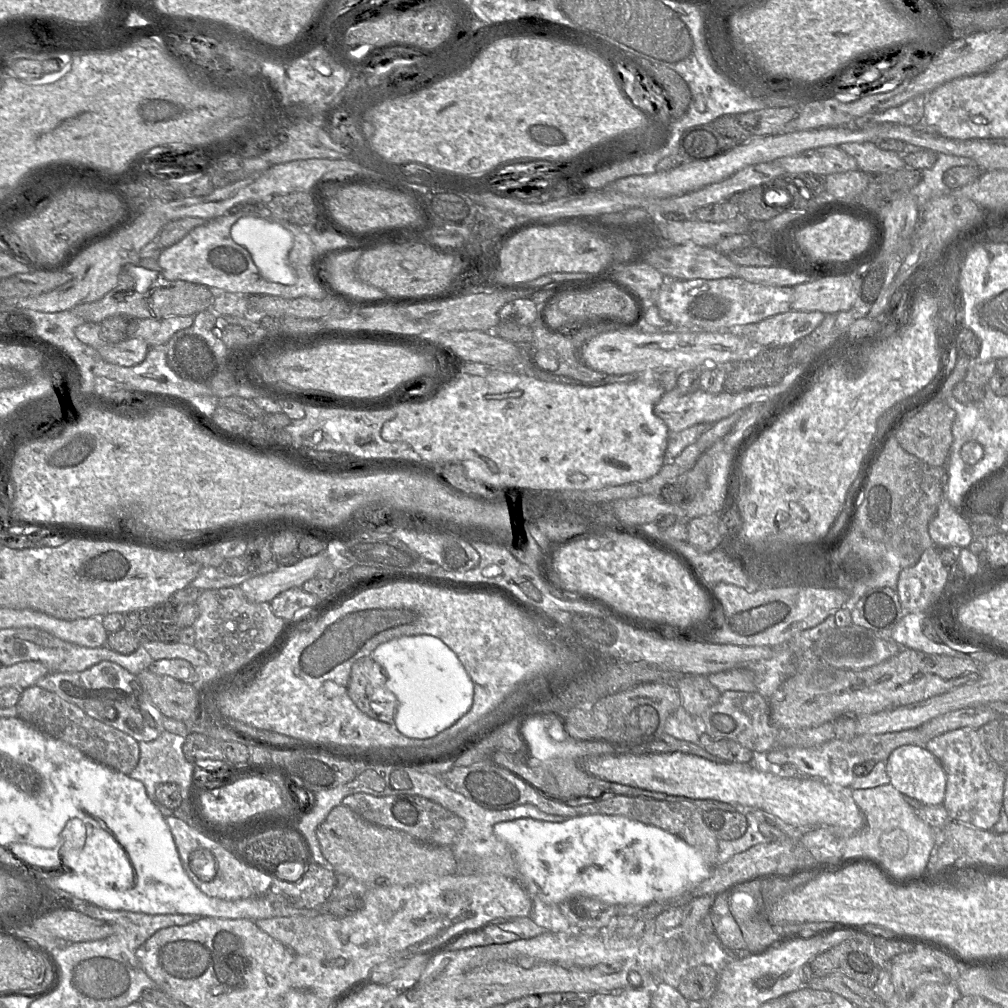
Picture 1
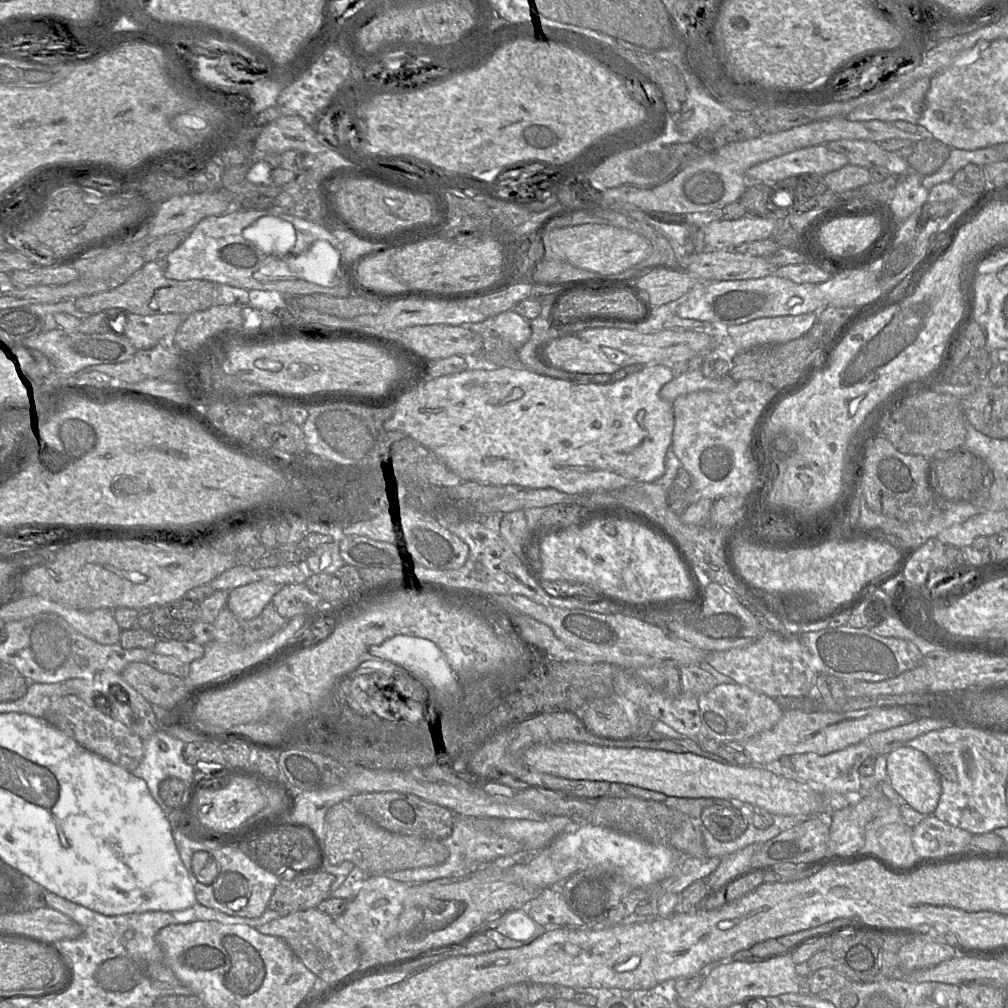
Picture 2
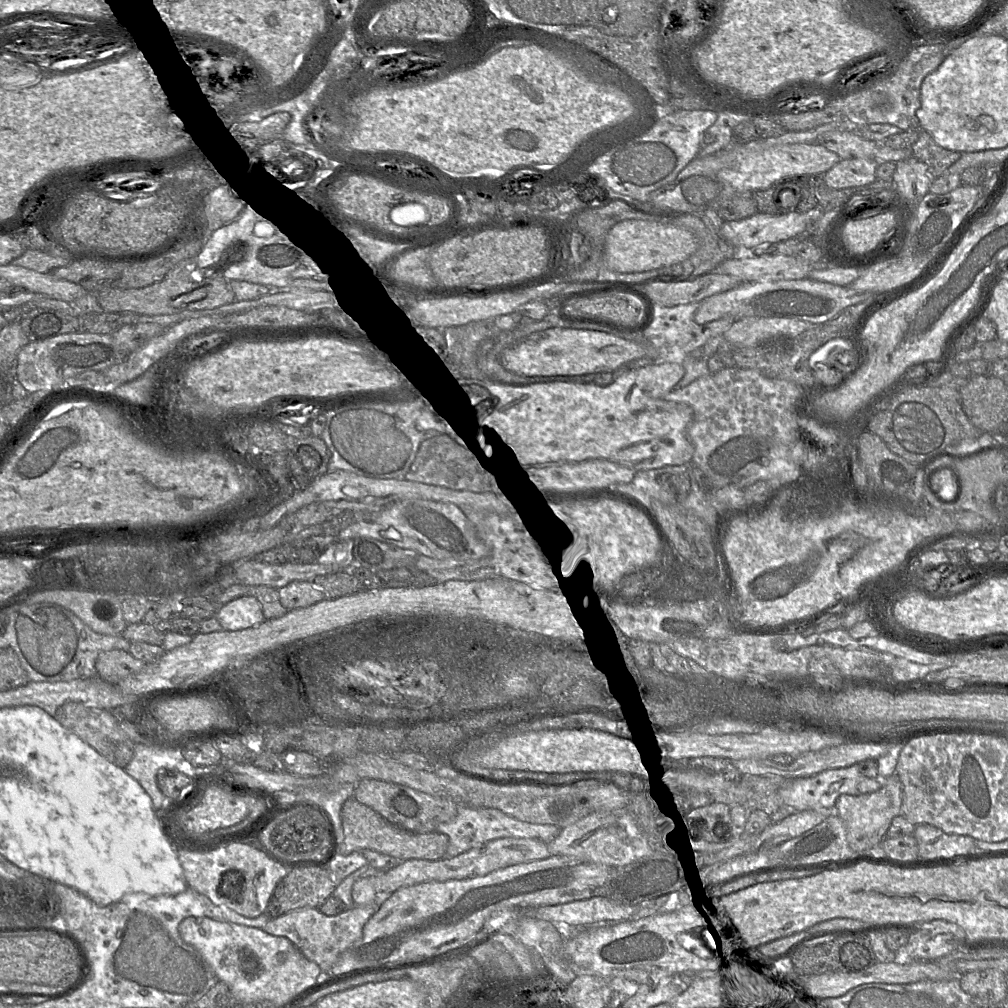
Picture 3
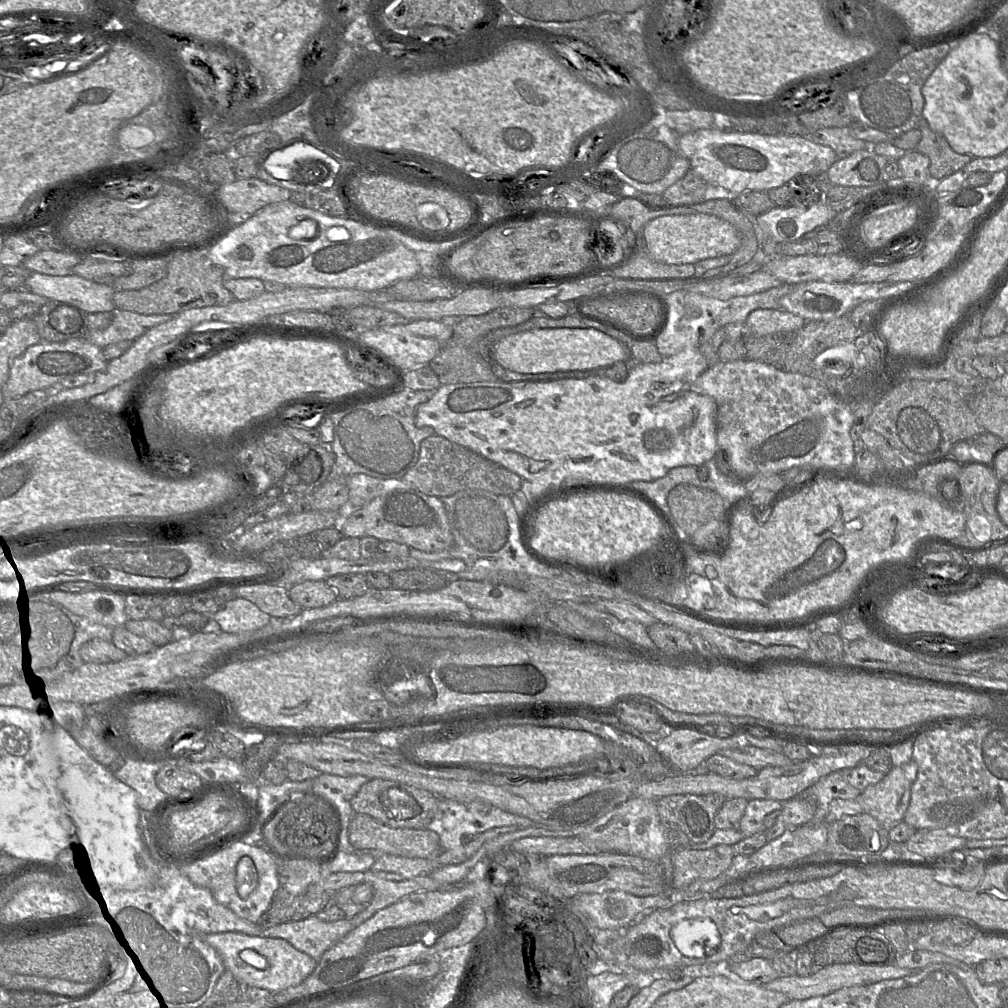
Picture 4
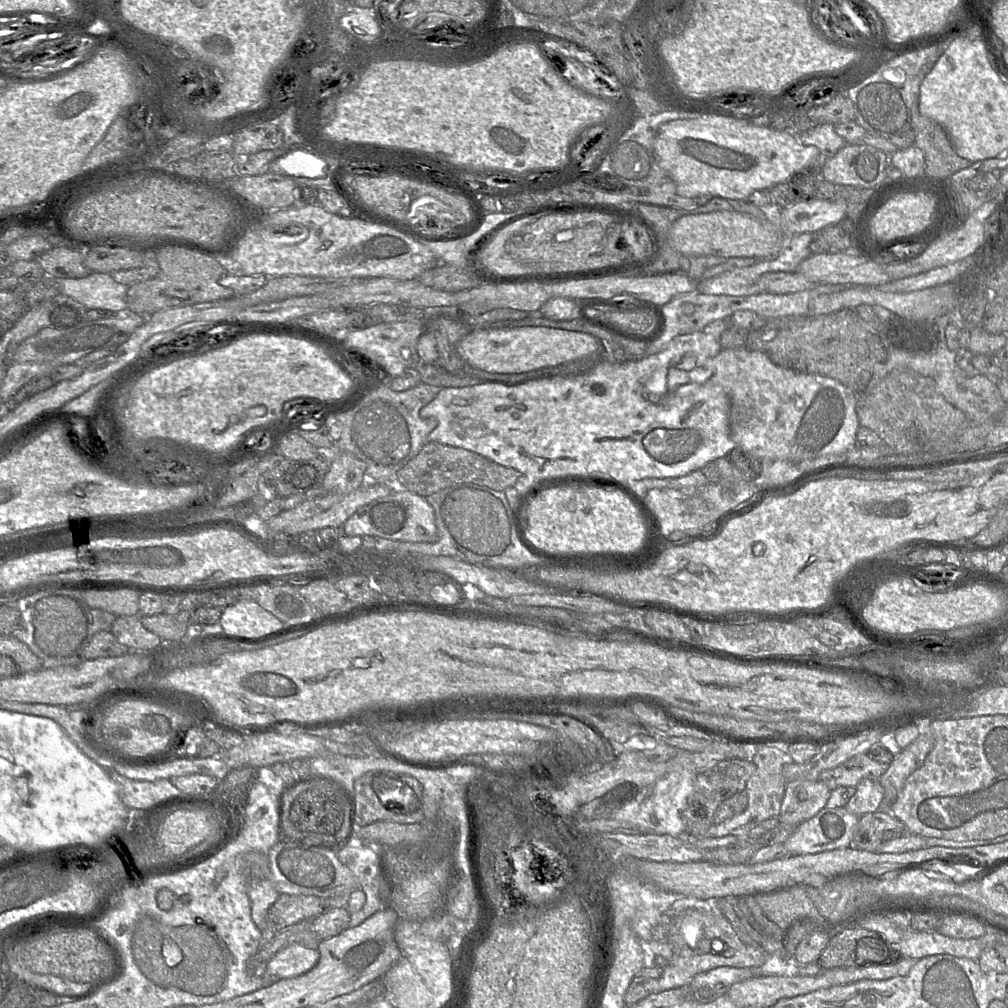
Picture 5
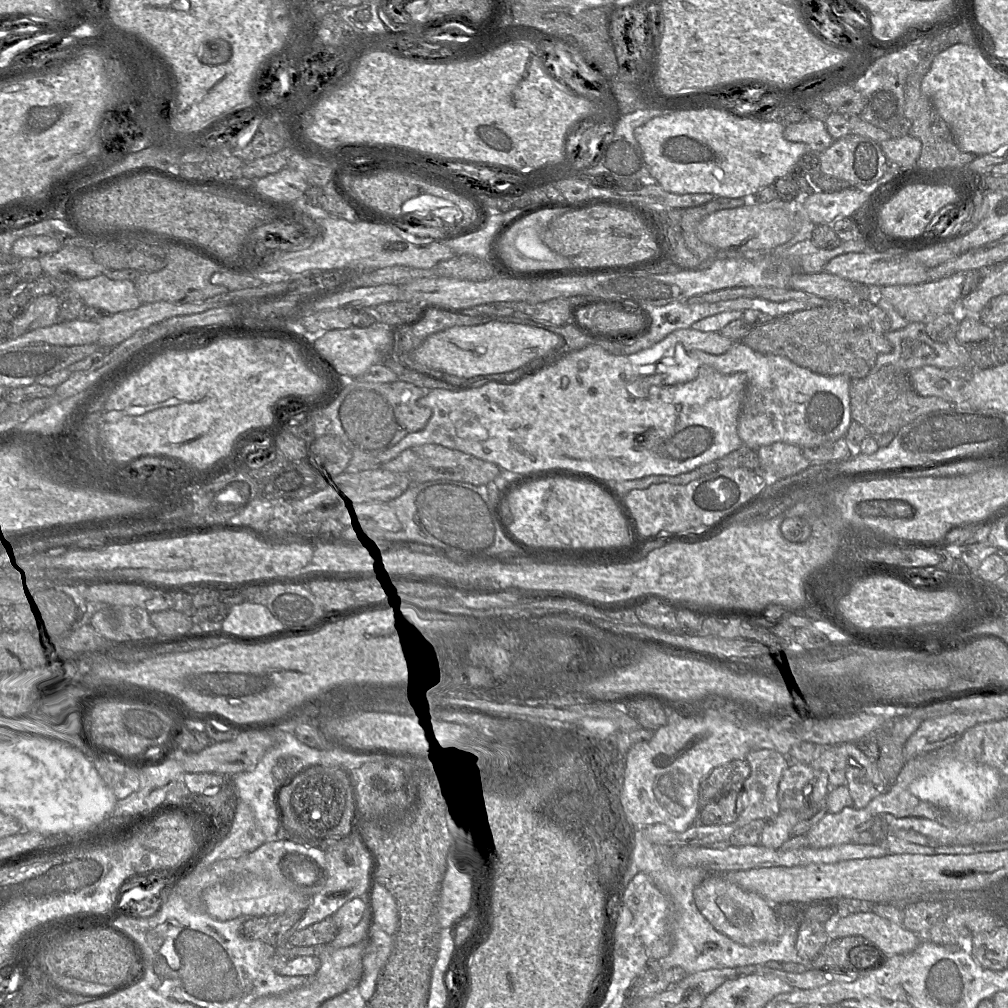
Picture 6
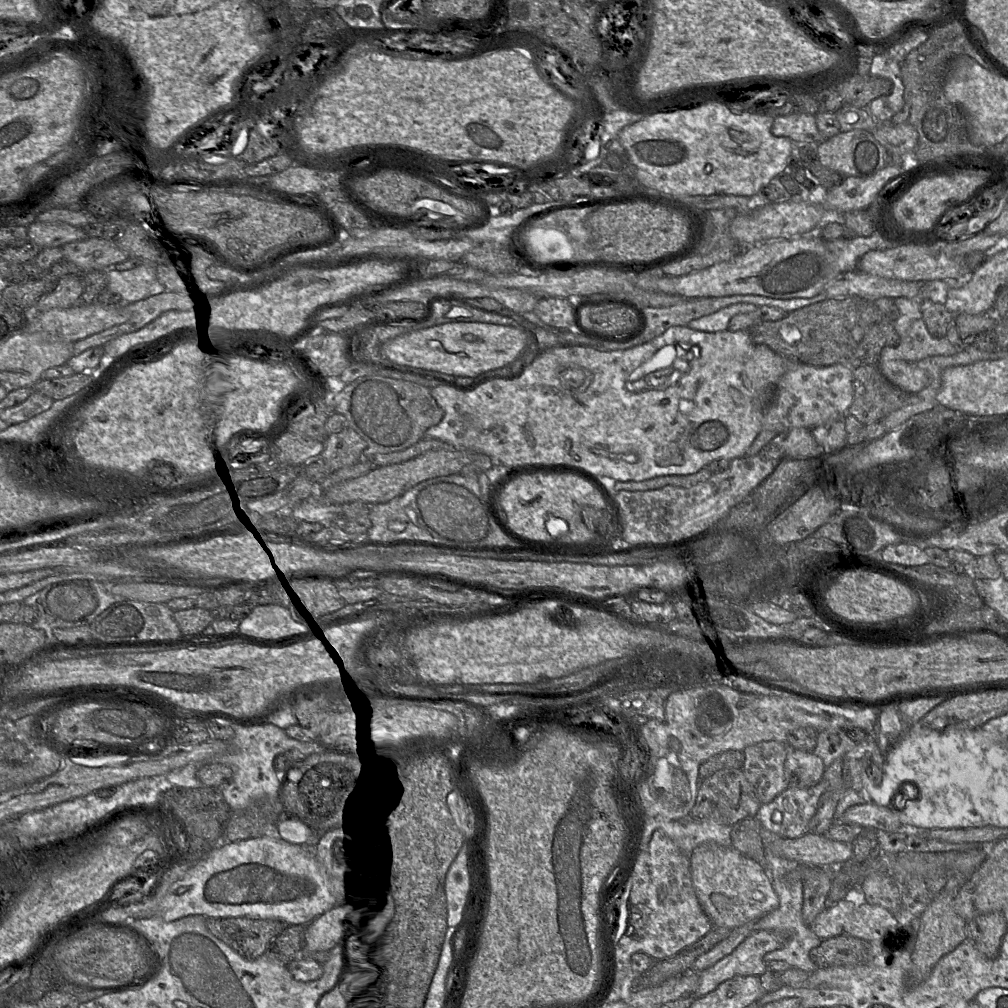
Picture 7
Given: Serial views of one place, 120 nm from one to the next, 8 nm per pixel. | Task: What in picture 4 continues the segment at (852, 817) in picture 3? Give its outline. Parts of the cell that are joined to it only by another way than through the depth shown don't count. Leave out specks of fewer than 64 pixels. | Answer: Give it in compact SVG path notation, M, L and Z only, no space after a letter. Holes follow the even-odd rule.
M912 759L893 767L881 781L867 787L855 800L862 805L863 813L873 816L889 831L904 818L917 774L918 765Z

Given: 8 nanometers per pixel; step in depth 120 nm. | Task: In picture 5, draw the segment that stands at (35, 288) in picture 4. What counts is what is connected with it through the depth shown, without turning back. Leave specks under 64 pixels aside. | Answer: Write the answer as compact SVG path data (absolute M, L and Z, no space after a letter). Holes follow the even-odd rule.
M91 272L83 278L56 279L59 293L88 309L119 312L127 309L129 286L116 282L109 273Z

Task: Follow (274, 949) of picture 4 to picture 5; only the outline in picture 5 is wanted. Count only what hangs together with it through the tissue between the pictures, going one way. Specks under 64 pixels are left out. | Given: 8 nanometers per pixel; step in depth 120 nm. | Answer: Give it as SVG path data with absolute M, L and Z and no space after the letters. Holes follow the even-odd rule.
M292 943L279 950L268 962L267 971L276 978L291 978L310 971L320 960L317 948Z

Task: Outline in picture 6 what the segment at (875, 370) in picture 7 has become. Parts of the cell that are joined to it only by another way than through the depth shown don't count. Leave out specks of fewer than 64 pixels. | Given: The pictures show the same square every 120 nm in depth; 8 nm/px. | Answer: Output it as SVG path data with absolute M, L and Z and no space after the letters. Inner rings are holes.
M885 365L863 378L850 379L852 420L862 424L870 434L880 435L888 431L898 432L903 426L923 414L953 407L951 403L940 397L921 396L917 393L911 383L909 372L910 370Z

